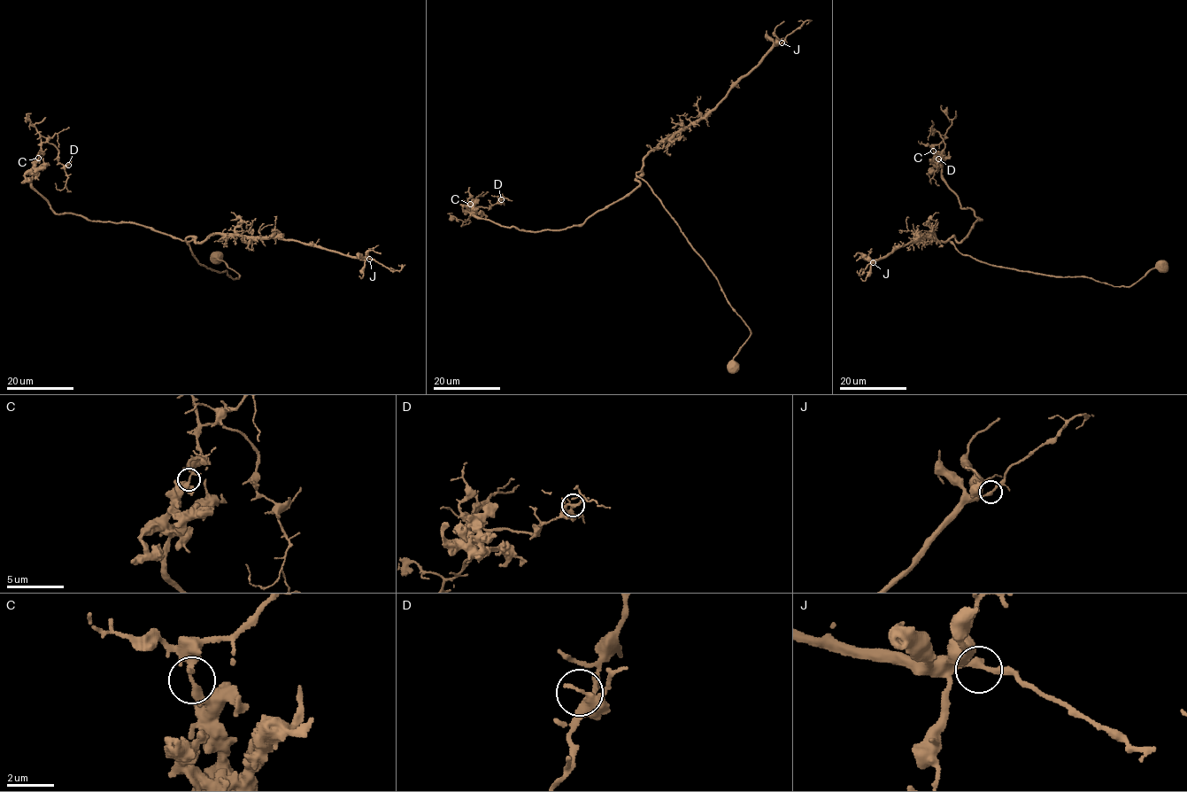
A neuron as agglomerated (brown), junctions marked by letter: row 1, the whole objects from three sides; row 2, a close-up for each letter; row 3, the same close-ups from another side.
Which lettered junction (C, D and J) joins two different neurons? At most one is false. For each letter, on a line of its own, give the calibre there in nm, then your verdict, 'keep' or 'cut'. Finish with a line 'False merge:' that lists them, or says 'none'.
C: calibre 240 nm; cut
D: calibre 240 nm; keep
J: calibre 240 nm; keep
False merge: C

